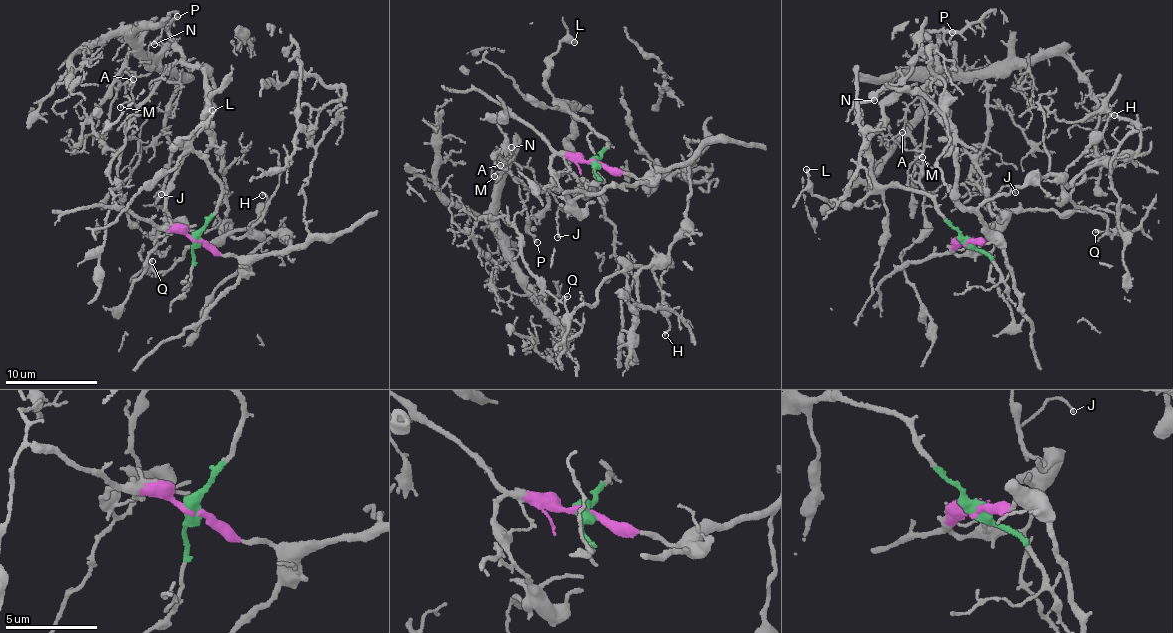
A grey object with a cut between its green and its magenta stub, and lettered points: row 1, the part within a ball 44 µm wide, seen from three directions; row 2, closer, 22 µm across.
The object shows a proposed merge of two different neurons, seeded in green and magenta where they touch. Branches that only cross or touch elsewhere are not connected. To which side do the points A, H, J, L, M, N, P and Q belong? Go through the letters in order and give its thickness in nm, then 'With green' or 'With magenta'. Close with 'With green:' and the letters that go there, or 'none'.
A: Thickness 80 nm. With green
H: Thickness 130 nm. With magenta
J: Thickness 110 nm. With green
L: Thickness 170 nm. With green
M: Thickness 100 nm. With green
N: Thickness 130 nm. With green
P: Thickness 90 nm. With green
Q: Thickness 160 nm. With magenta
With green: A, J, L, M, N, P

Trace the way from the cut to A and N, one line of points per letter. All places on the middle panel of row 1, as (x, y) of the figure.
A: (595, 162), (607, 140), (566, 105), (568, 162), (545, 187), (511, 176), (500, 154), (499, 166)
N: (595, 162), (607, 140), (570, 105), (568, 162), (550, 187), (545, 205), (530, 215), (519, 195), (511, 147)

